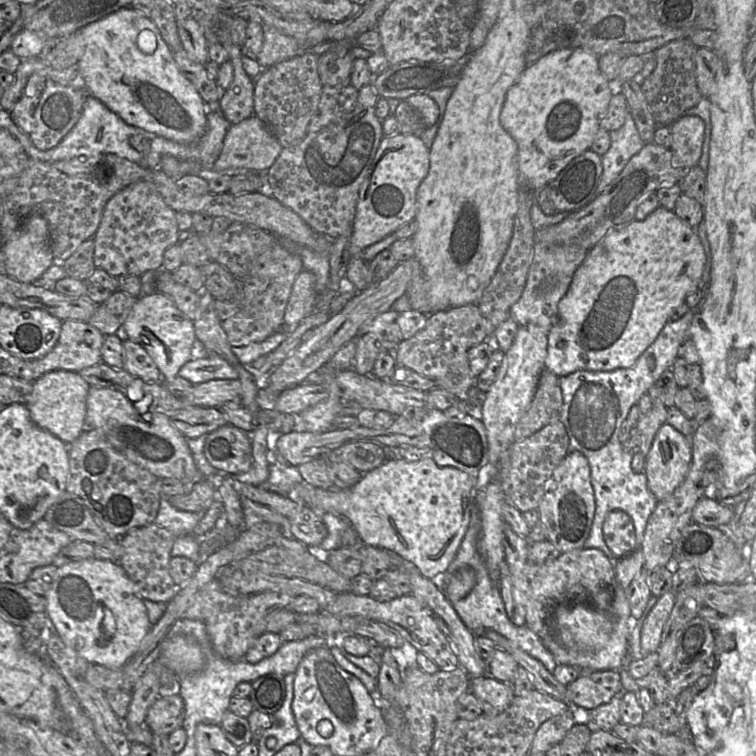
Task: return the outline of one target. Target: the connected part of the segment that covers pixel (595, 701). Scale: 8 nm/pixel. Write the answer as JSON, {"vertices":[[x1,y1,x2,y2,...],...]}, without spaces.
{"vertices":[[618,670,582,671,581,675,566,688,565,702,568,702,579,713,585,713,608,703,615,695,621,695,624,692]]}

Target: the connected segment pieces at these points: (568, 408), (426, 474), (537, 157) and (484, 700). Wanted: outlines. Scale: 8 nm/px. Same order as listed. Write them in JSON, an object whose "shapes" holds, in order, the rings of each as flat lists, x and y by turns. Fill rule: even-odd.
{"shapes":[[[689,310,677,321,668,321,656,340,641,354,631,368,613,371,580,370,559,377,563,405,560,420,569,437,570,450,581,452,590,466,590,480,594,489,595,514,583,548,609,550,604,541,603,524,607,514,613,510,622,510,633,520,638,548,641,549,648,520,654,512,658,500,649,490,644,472,632,470,631,462,638,448,625,450,618,439,622,423,627,419,631,407,638,404,642,395,656,384,660,376,670,370,680,356,680,348,689,339,689,328,695,311],[653,356,656,367,650,370,648,357]],[[395,456,364,473,360,481,349,489,322,489,303,483,291,495,317,514,329,512,346,517,362,543,397,553,415,564,423,576,432,580,438,580,454,559,468,529,474,504,474,487,470,475,455,467,441,467,432,456,417,461]],[[582,48,552,51,527,65,508,89,500,122,517,144,521,187,546,188,574,158,590,149,612,94,621,91,616,80,609,82,603,76,598,58]],[[488,673,472,678,470,690,479,700,483,713,488,716,503,712,515,696,511,683,496,680]]]}

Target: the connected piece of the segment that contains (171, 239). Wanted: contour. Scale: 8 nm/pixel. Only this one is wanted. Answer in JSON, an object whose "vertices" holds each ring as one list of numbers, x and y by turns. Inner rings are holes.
{"vertices":[[139,181,124,188,106,204,93,237,94,265,109,275,140,277,149,270,162,269,165,250,181,240,175,211,148,183]]}

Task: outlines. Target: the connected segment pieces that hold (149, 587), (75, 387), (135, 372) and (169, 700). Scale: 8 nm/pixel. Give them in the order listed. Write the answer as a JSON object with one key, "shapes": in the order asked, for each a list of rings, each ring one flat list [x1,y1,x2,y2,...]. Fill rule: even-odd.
{"shapes":[[[153,522,133,529,119,540,123,547,123,555,118,563,126,571,138,594,144,600,156,603,169,603,175,596,178,588,169,572,174,535]],[[55,370,33,382,33,390,26,404,31,419,68,446,85,430,86,399,91,385,78,372]],[[123,336,123,369,145,383,161,381,161,372,146,350]],[[179,695,158,698,147,711,145,725,153,734,169,735,182,728,184,716,185,706]]]}

